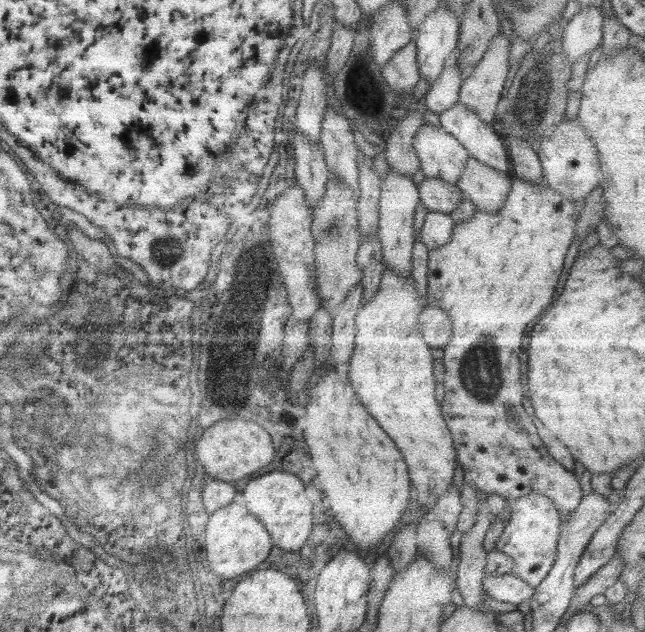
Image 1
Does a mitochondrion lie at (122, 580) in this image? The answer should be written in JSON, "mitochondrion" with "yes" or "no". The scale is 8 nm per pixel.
{"mitochondrion":"yes"}

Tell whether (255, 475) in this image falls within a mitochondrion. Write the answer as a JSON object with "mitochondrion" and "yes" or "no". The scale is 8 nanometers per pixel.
{"mitochondrion":"no"}

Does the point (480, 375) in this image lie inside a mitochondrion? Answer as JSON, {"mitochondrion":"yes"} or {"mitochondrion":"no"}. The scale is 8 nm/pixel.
{"mitochondrion":"yes"}

